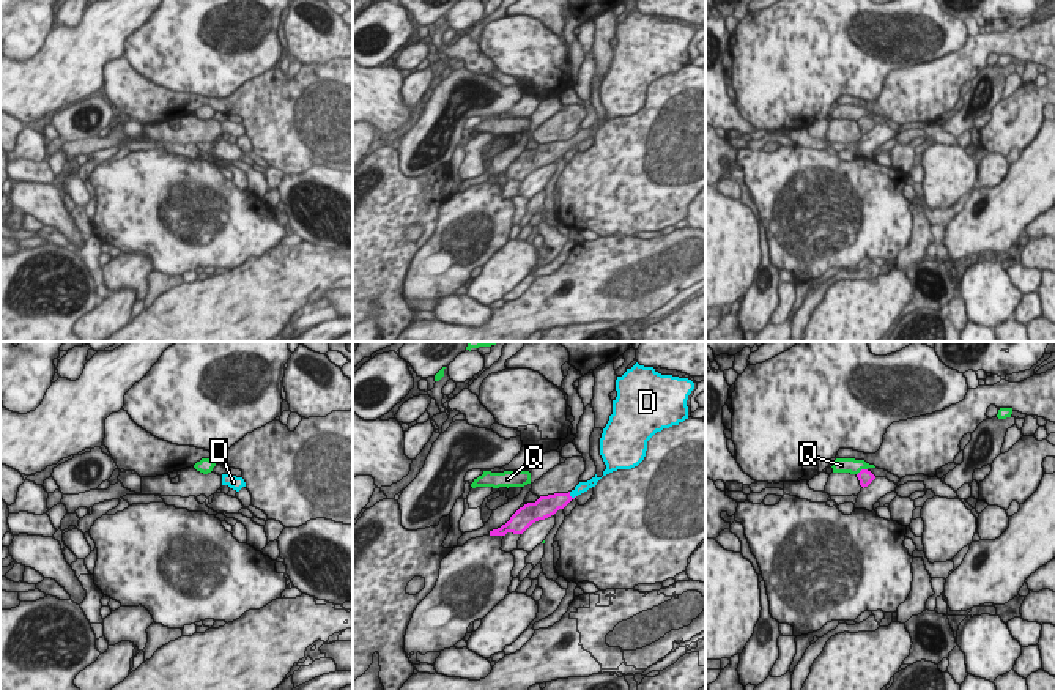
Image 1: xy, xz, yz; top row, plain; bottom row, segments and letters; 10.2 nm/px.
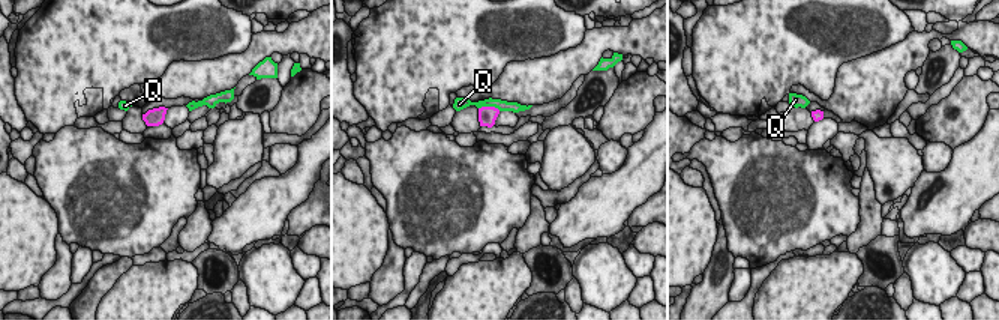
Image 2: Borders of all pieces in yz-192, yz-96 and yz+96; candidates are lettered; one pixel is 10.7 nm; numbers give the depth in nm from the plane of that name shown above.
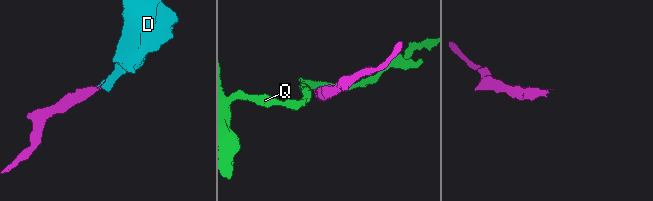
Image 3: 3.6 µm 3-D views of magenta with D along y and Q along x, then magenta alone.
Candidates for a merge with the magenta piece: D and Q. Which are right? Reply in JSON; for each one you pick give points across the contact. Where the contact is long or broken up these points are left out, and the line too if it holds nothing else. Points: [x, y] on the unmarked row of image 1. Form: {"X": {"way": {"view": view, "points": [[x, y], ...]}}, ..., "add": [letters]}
{"D": {"way": {"view": "xz", "points": [[550, 152], [570, 144], [581, 134]]}}, "add": ["D"]}

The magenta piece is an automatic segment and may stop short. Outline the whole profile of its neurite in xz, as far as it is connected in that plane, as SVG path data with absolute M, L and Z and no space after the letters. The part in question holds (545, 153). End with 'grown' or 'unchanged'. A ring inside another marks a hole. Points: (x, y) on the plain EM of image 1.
M595 121L590 128L579 129L568 140L540 143L535 150L524 151L510 164L510 167L505 172L490 178L490 183L505 183L507 180L523 181L532 170L554 162L559 156L564 156L578 142L595 134L600 126L602 124Z; grown

